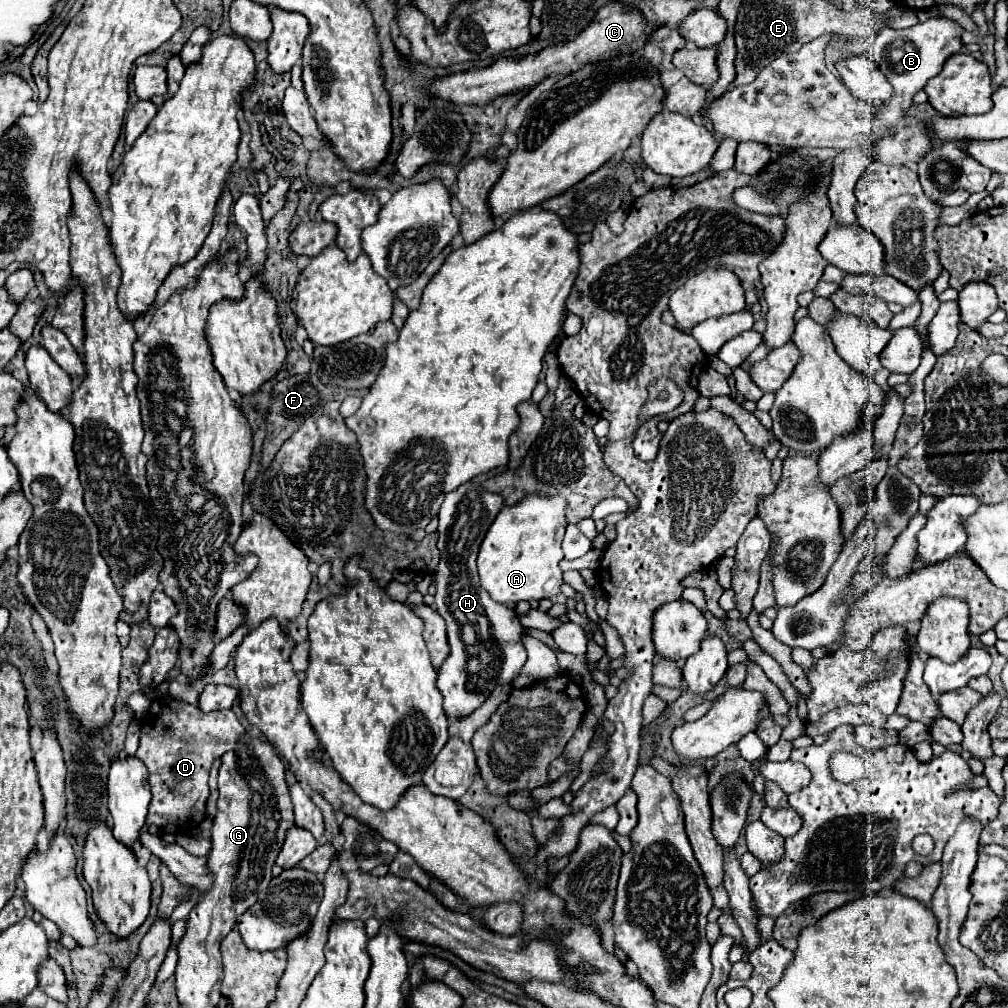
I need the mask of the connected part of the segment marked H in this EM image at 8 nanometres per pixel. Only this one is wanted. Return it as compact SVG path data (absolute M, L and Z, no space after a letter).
M466 482L456 488L456 492L450 492L438 512L440 524L438 524L438 550L442 554L442 560L436 568L438 580L436 580L436 596L434 596L434 608L436 612L446 620L448 630L448 642L450 642L450 656L438 670L438 688L444 694L444 712L448 718L464 718L470 716L476 708L482 706L482 702L488 698L492 688L496 686L496 680L512 680L520 674L524 662L526 662L526 648L522 646L520 638L524 634L524 626L518 622L512 608L494 602L488 592L480 586L478 570L476 570L476 554L480 548L480 542L484 540L490 524L494 522L496 514L500 512L504 500L500 494L486 492L476 482Z

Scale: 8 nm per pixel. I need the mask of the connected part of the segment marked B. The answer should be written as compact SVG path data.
M928 18L926 22L918 22L916 26L904 28L904 30L892 30L892 28L882 28L882 32L878 32L876 42L868 54L868 58L874 62L876 68L880 68L884 72L884 76L888 78L888 82L894 88L894 96L888 100L888 104L882 106L882 110L878 110L878 122L876 128L870 134L870 142L880 140L902 116L906 116L908 108L912 106L912 98L918 90L922 90L926 86L926 82L934 76L940 74L944 60L954 56L964 44L960 40L964 28L954 24L954 26L944 26L944 18Z

